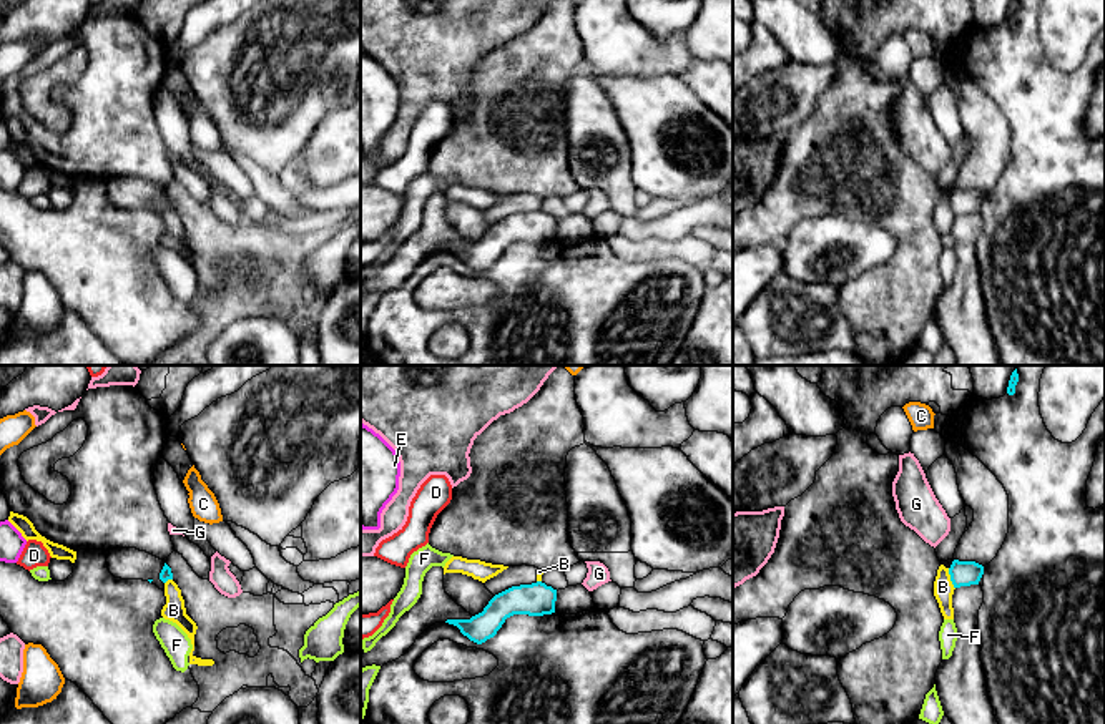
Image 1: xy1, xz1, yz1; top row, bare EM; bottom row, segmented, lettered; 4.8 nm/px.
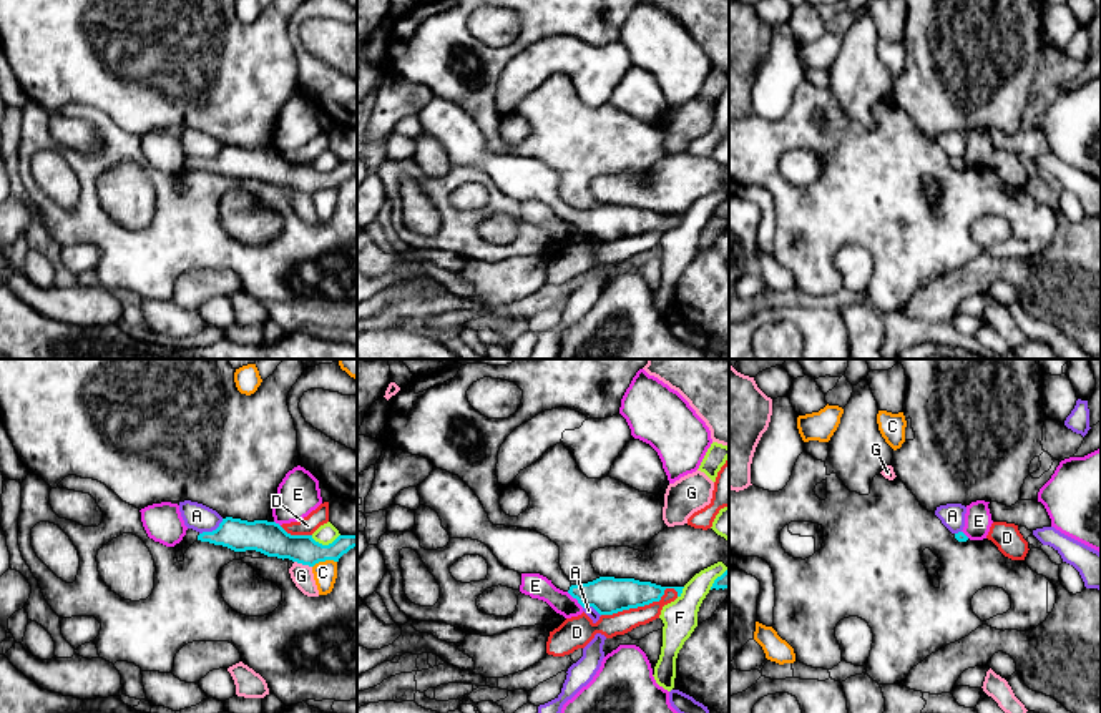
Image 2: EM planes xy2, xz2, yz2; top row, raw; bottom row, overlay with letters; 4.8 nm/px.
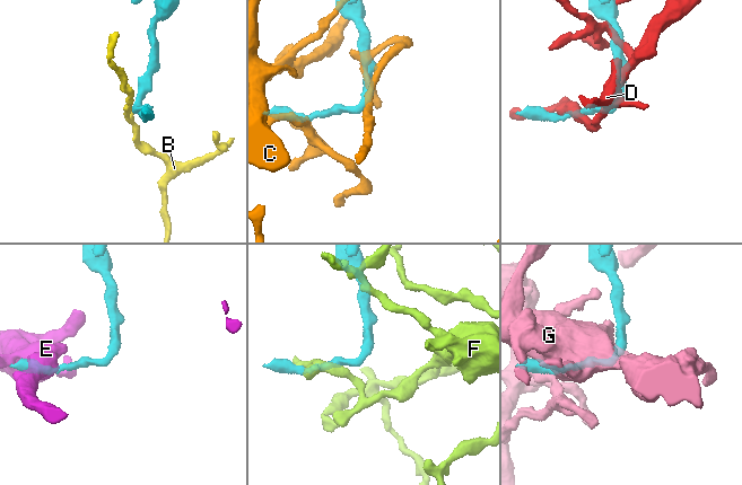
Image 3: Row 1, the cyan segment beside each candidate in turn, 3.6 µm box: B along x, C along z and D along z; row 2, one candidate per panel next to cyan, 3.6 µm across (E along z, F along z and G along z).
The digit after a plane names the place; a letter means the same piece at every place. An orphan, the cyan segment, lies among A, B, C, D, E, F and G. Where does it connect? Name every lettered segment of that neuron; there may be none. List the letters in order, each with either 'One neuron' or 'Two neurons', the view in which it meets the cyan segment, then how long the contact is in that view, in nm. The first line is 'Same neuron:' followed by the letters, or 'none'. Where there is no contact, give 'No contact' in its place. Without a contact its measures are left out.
Same neuron: none
A: Two neurons. Touches cyan in xy2. Shared border 140 nm
B: Two neurons. Touches cyan in yz1. Shared border 110 nm
C: Two neurons. Touches cyan in xy2. Shared border 120 nm
D: Two neurons. Touches cyan in xz2. Shared border 400 nm
E: Two neurons. Touches cyan in xz2. Shared border 120 nm
F: Two neurons. Touches cyan in xy2. Shared border 140 nm
G: Two neurons. Touches cyan in xy2. Shared border 90 nm

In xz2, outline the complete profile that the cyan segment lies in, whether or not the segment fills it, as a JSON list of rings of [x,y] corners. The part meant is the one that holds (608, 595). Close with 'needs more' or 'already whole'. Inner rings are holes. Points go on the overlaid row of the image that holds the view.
[[[433,467],[430,475],[417,485],[420,505],[435,510],[442,520],[442,527],[450,538],[472,538],[485,543],[498,562],[508,570],[521,573],[540,573],[546,577],[556,588],[568,592],[578,603],[593,607],[599,615],[613,615],[623,610],[638,608],[659,602],[666,588],[674,588],[681,597],[684,587],[661,587],[651,582],[634,578],[599,577],[588,583],[573,585],[560,567],[560,547],[548,537],[518,527],[493,525],[475,492],[458,477],[447,470]]]; needs more

